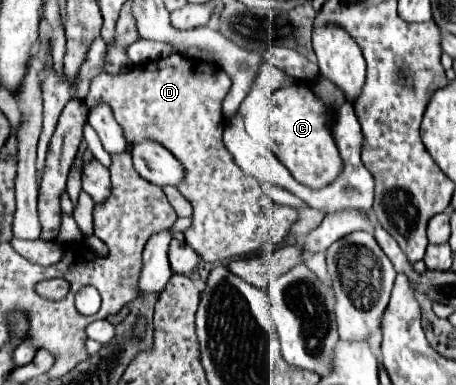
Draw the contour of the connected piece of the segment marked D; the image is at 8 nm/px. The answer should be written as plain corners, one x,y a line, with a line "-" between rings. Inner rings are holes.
170,54
156,62
138,64
120,76
106,72
94,76
90,92
84,98
88,112
94,104
110,104
130,144
156,140
180,160
184,178
176,184
176,190
194,208
192,224
184,232
184,238
206,262
256,254
266,246
276,248
298,220
296,208
276,204
266,196
260,188
262,182
244,174
226,150
222,142
222,100
228,92
230,78
220,68
182,54

